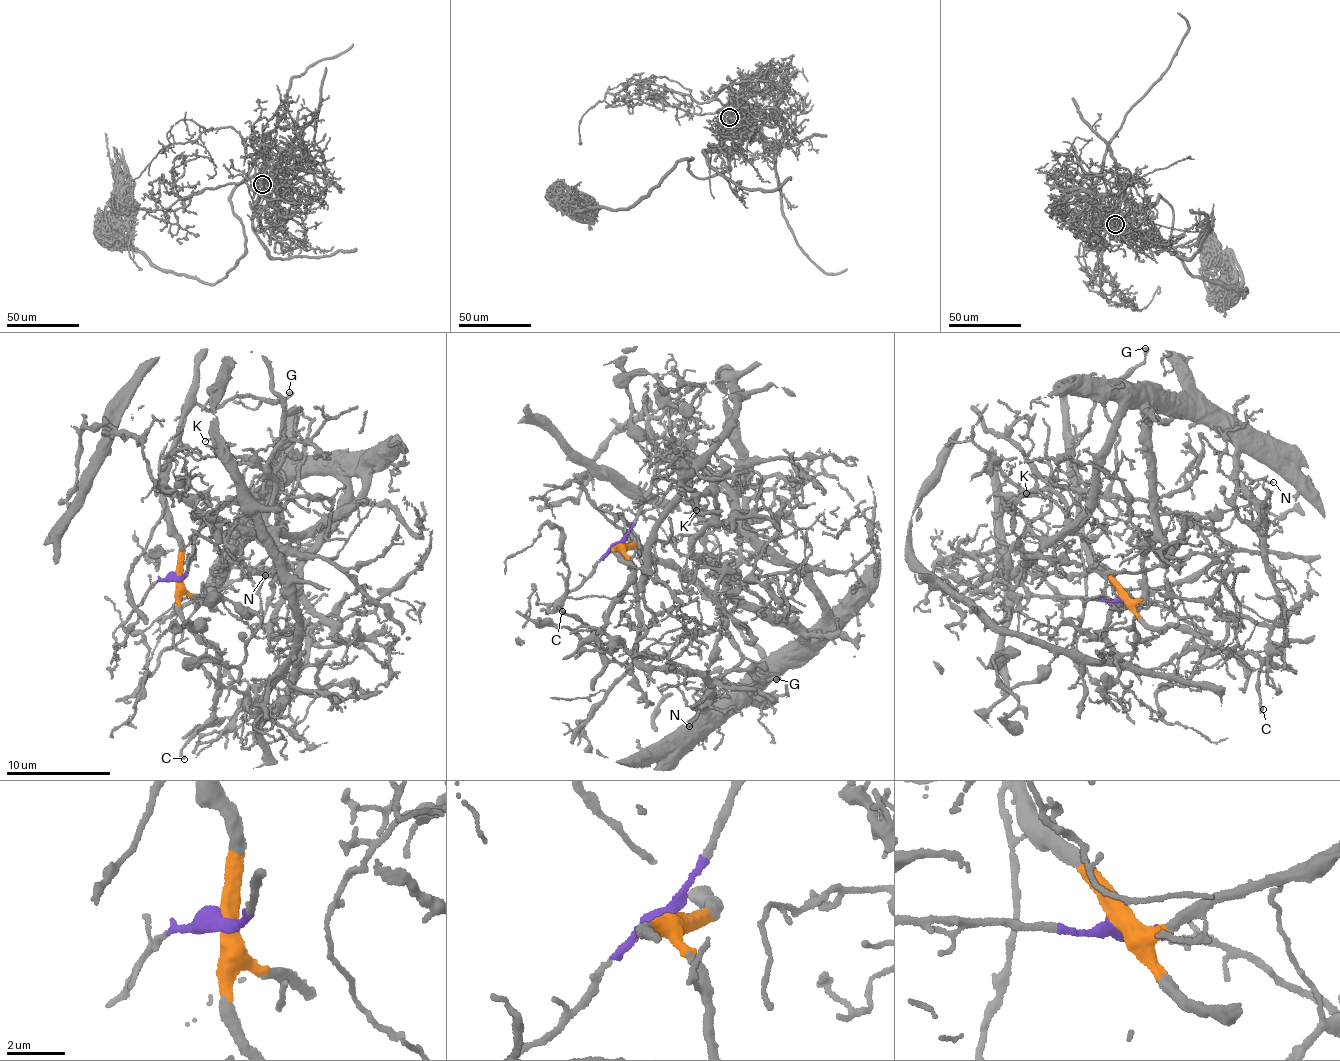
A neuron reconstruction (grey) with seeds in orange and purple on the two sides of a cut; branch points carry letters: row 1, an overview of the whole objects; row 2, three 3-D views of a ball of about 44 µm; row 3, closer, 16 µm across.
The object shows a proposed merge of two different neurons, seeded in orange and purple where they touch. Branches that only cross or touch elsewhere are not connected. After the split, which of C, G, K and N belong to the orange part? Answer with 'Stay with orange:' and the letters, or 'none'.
Stay with orange: C, G

